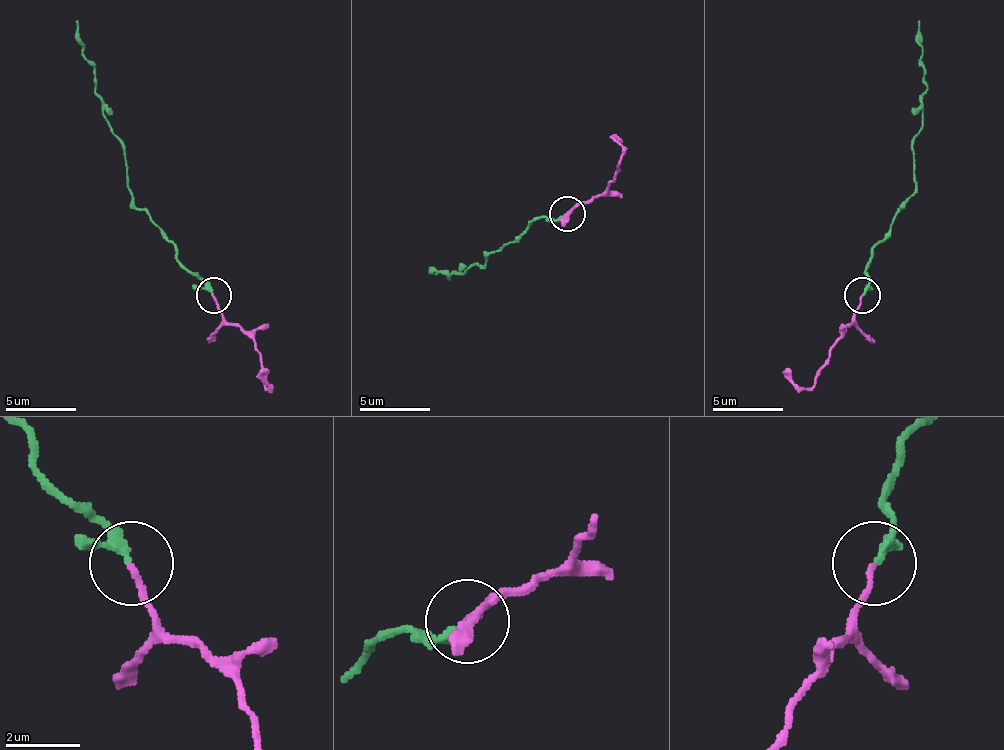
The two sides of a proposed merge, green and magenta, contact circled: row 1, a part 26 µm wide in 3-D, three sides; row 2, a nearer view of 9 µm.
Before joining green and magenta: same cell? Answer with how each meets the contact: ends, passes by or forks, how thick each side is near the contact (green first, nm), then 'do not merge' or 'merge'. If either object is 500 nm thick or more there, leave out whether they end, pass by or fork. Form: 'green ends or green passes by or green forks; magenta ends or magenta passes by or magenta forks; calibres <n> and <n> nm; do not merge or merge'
green passes by; magenta ends; calibres 200 and 160 nm; merge

